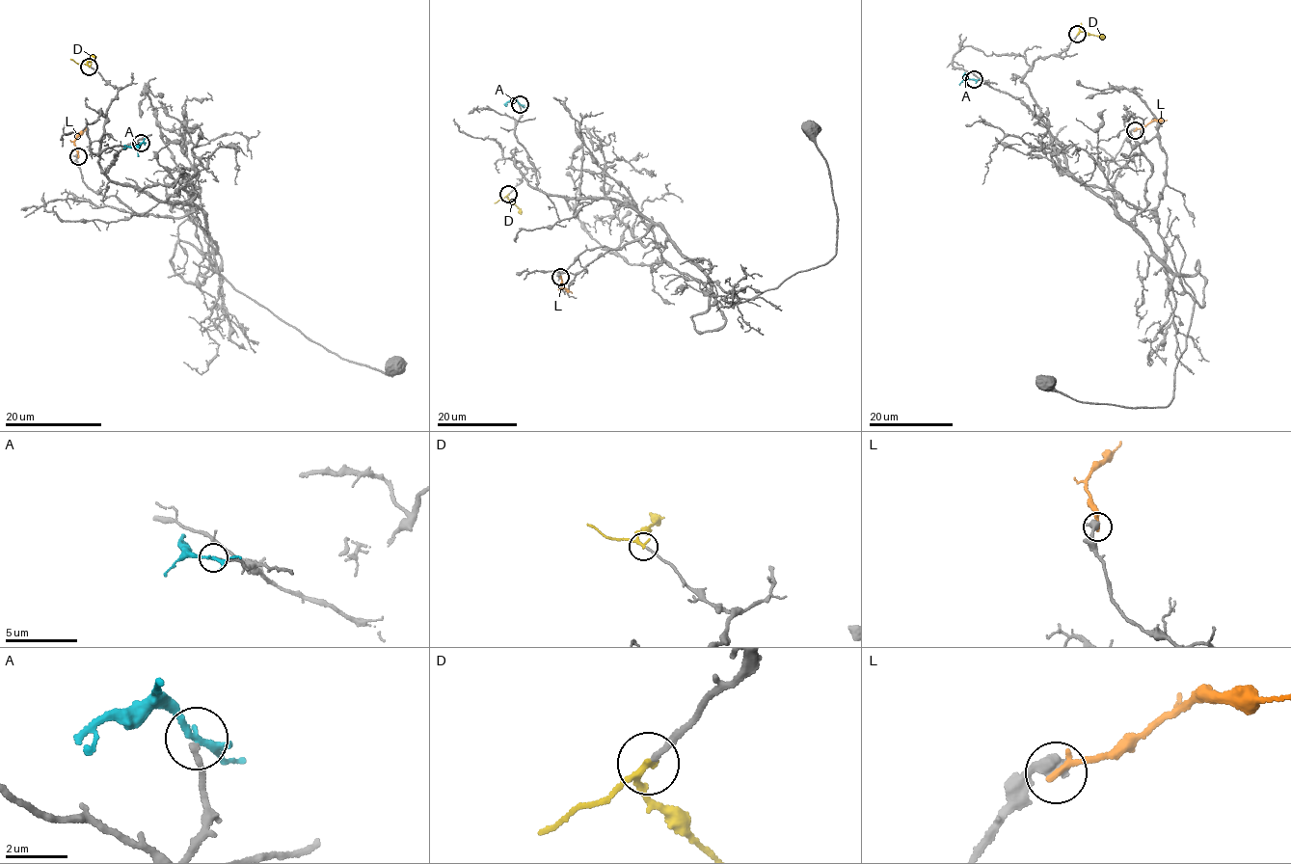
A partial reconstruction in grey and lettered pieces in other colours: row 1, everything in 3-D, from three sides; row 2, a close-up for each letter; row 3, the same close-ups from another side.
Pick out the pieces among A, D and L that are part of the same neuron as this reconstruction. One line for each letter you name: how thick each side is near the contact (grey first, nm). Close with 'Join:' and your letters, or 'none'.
D: 180 nm thick on the grey side, 160 nm on the other
Join: D

